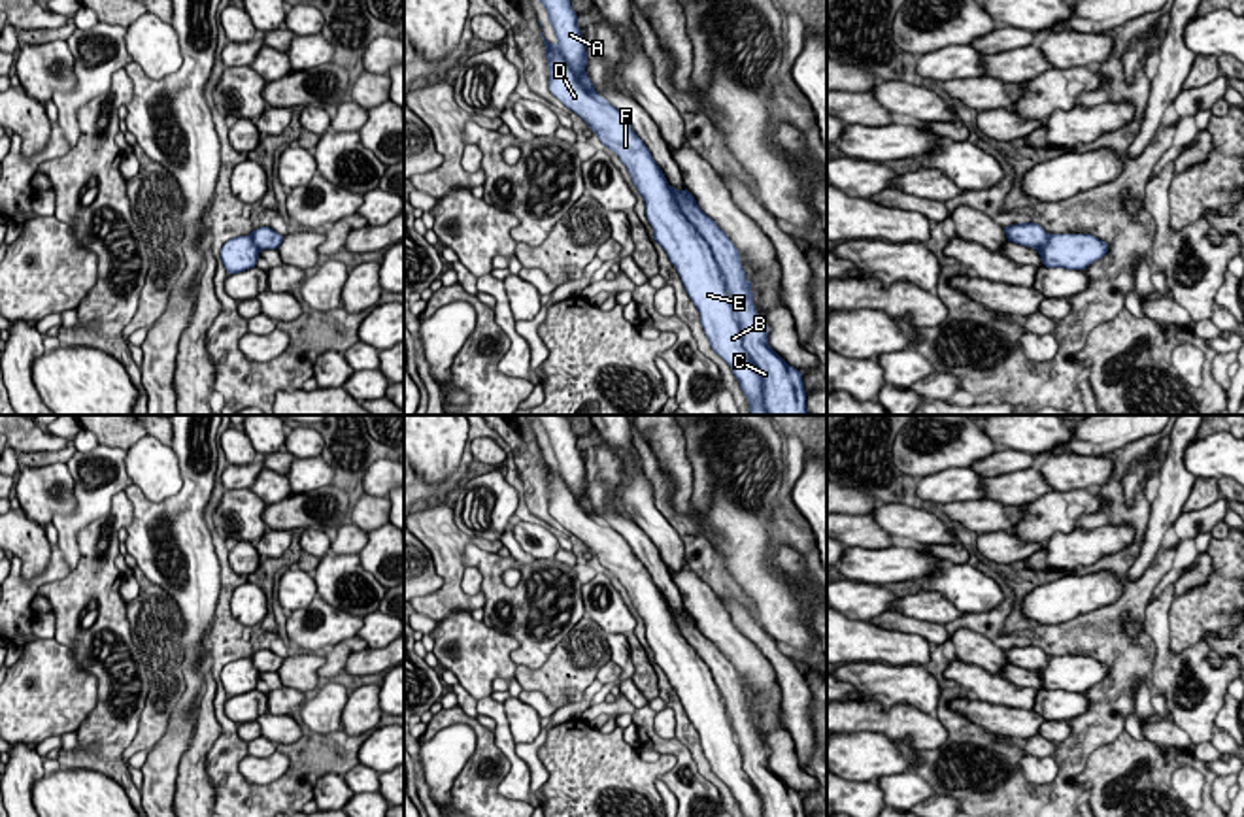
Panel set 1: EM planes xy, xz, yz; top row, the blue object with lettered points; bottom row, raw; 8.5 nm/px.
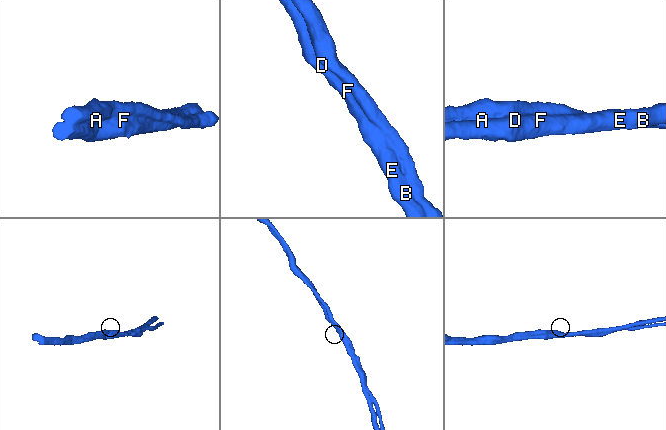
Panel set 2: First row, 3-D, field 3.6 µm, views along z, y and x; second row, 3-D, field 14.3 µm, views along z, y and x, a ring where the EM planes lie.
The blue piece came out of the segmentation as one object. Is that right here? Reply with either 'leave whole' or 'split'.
split

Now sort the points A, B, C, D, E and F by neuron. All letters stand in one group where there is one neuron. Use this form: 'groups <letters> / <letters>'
groups A C / B D E F

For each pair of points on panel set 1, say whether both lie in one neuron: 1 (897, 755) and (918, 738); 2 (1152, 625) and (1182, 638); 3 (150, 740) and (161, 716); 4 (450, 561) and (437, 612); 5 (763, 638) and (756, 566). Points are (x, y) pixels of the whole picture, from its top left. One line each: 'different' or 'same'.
1: different
2: different
3: same
4: same
5: different

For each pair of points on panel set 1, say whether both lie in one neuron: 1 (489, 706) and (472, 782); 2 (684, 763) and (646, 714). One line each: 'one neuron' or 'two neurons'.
1: two neurons
2: one neuron

